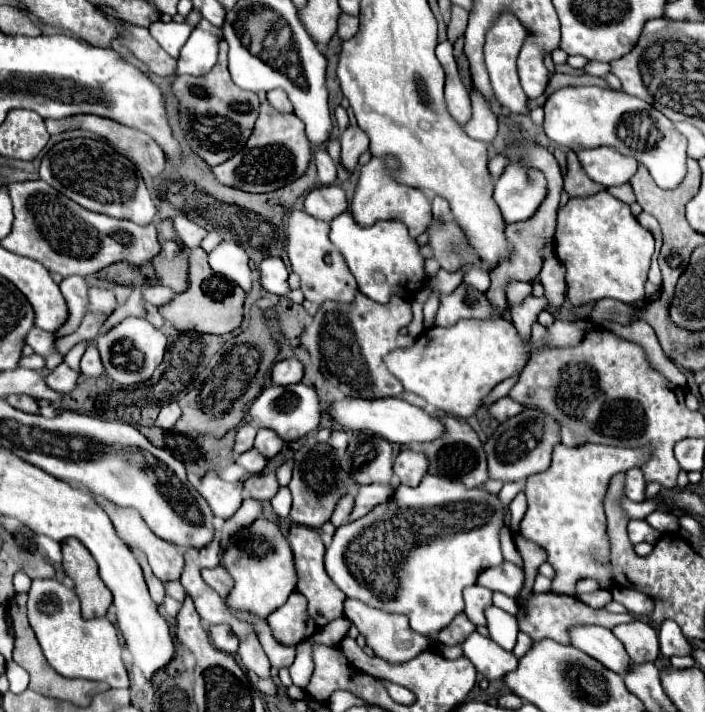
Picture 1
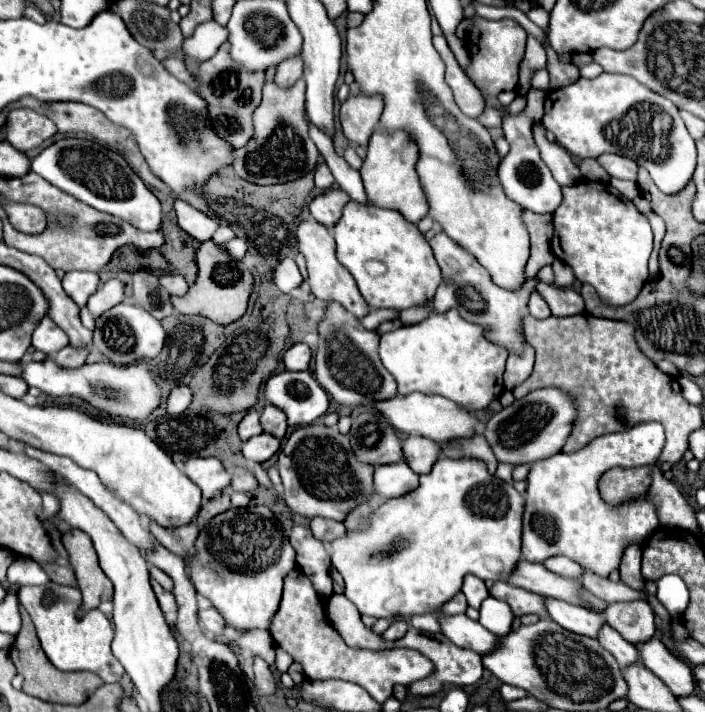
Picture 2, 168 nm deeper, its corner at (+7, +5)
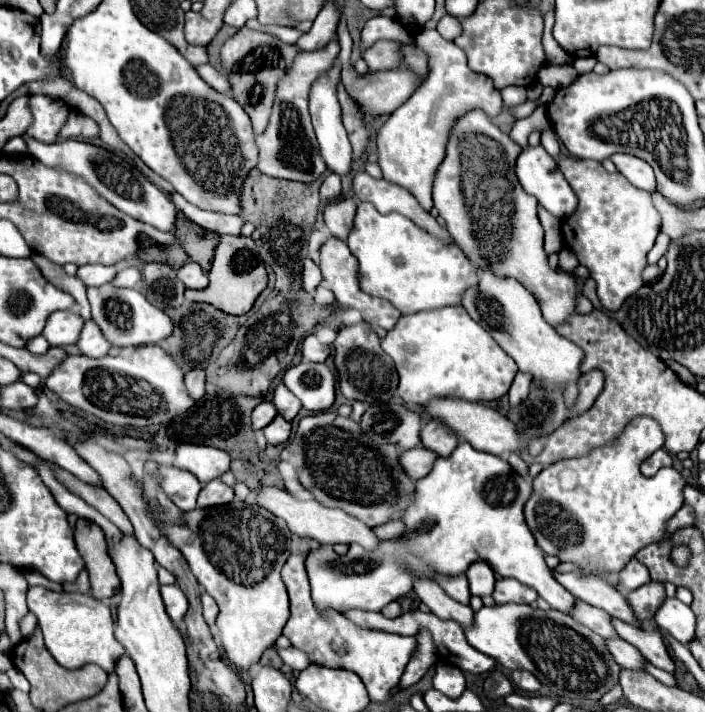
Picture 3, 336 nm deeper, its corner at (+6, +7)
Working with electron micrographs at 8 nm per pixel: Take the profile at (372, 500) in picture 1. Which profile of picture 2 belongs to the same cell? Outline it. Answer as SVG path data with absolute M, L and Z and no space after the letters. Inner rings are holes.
M406 462L376 466L374 470L374 496L396 498L412 492L418 486L418 474L414 474Z

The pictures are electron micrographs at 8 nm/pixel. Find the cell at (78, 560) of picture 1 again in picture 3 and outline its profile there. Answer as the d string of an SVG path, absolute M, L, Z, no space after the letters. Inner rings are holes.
M79 518L75 524L75 542L89 572L93 598L111 598L119 588L119 576L109 556L109 546L103 530L95 522Z

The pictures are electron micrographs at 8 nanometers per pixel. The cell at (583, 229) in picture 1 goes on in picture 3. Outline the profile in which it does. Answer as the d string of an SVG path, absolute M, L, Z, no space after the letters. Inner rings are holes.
M563 156L559 160L559 170L565 174L567 182L579 196L579 206L573 218L562 220L561 230L565 247L575 250L579 262L591 270L591 278L597 282L597 294L607 310L617 310L633 292L643 286L641 272L647 266L647 252L653 248L655 238L661 230L661 216L653 206L651 192L637 190L619 172L609 174L597 160L577 160Z

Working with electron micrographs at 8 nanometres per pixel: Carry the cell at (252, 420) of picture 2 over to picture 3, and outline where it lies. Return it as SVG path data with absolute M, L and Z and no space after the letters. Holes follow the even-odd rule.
M263 400L263 402L253 410L253 428L255 428L255 430L265 428L275 416L277 416L277 408L273 406L273 402Z

